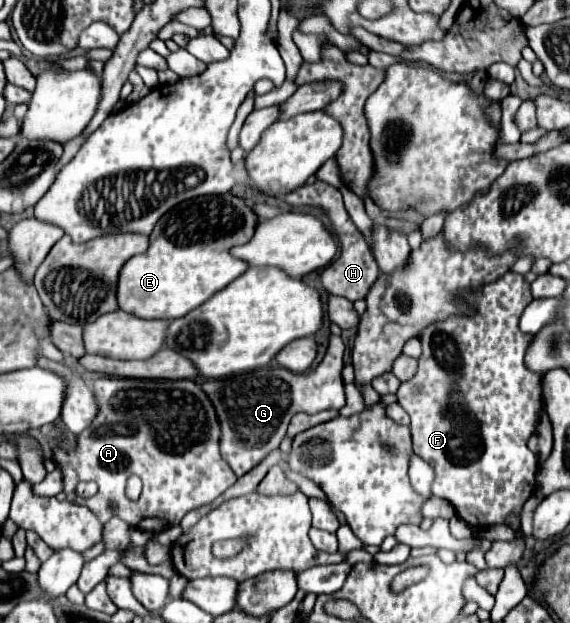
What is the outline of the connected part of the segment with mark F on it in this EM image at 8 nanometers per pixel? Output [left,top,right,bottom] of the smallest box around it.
[396,273,544,527]

